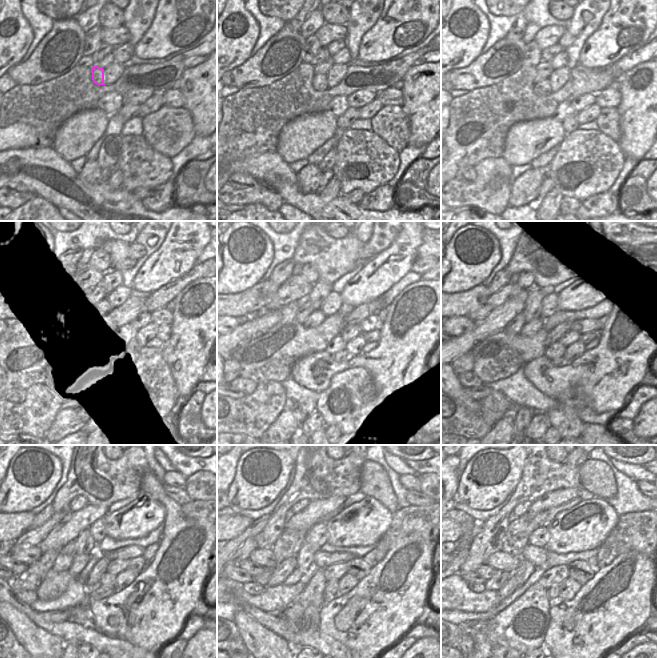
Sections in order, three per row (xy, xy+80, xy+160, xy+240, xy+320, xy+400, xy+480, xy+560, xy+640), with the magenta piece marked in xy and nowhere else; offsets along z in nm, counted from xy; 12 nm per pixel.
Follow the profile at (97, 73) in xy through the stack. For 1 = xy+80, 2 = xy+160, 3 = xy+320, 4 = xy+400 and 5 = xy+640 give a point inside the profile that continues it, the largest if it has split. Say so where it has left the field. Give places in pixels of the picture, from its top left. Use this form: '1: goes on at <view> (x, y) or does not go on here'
1: goes on at xy+80 (319, 82)
2: goes on at xy+160 (543, 88)
3: goes on at xy+320 (317, 317)
4: goes on at xy+400 (530, 328)
5: goes on at xy+640 (511, 585)

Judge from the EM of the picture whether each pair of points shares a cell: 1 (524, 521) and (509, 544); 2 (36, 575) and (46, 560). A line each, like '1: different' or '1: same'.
1: same
2: same

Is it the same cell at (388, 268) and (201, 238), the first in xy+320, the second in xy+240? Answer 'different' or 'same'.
same

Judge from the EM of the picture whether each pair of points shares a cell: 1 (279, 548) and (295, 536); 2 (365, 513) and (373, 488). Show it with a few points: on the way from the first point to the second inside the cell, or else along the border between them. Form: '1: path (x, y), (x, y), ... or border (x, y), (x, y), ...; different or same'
1: path (283, 548), (291, 540); same
2: border (366, 495), (374, 497), (389, 510); different

